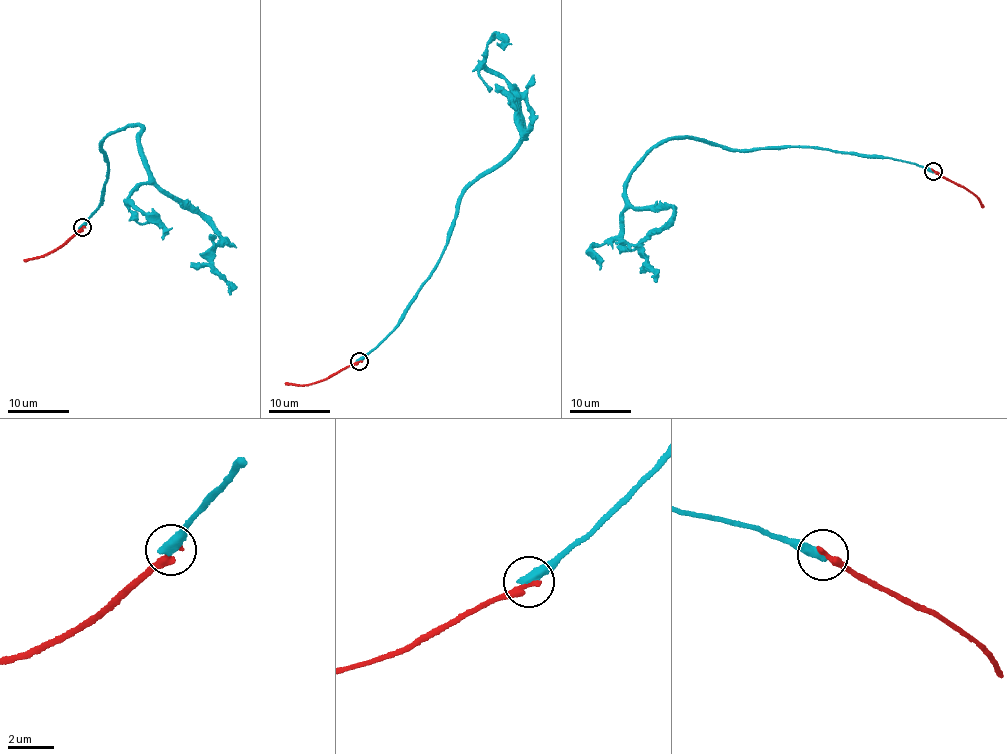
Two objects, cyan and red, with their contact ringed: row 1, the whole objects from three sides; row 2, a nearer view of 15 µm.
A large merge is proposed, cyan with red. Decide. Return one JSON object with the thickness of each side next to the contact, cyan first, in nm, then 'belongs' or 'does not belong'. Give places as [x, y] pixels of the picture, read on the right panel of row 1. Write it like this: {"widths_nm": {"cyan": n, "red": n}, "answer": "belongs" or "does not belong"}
{"widths_nm": {"cyan": 480, "red": 340}, "answer": "does not belong"}

